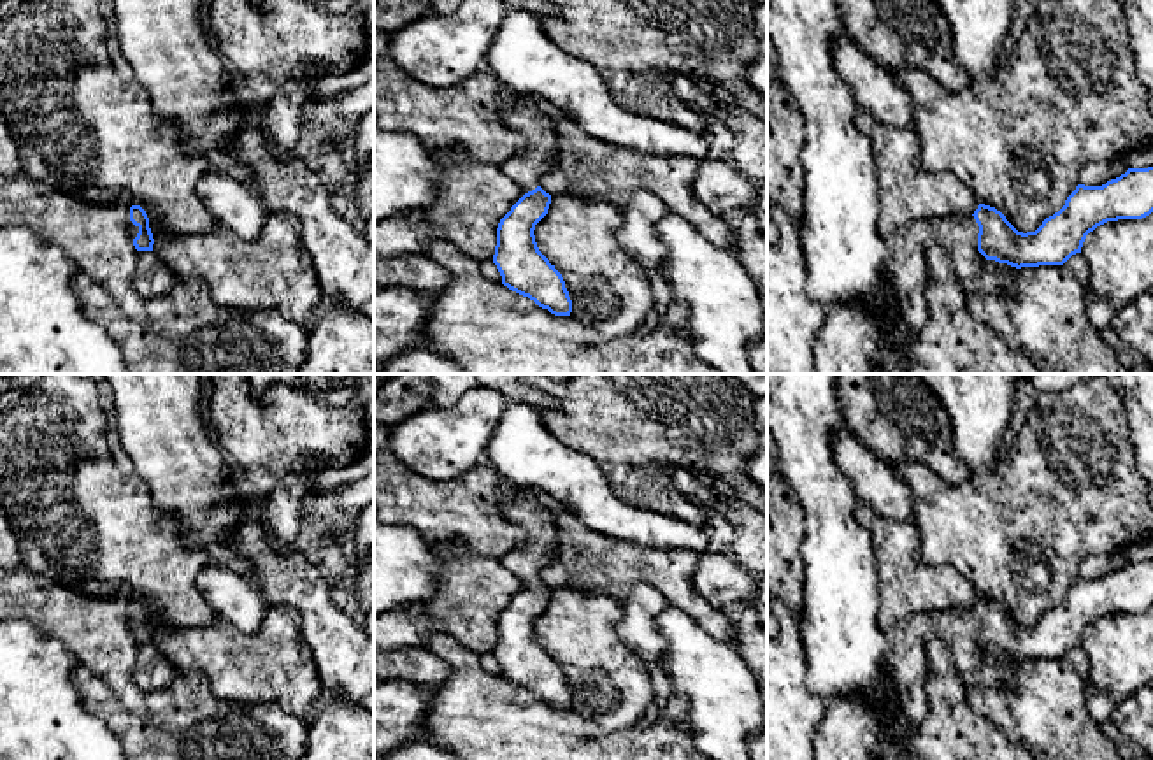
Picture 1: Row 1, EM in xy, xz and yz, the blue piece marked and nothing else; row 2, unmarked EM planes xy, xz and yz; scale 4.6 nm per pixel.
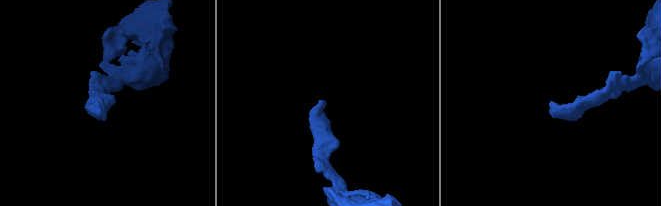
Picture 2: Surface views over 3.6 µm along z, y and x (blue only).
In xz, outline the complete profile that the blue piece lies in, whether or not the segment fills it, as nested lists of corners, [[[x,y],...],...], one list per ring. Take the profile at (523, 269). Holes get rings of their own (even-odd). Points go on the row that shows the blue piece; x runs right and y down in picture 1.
[[[504,86],[497,91],[502,123],[537,144],[500,163],[525,195],[500,219],[493,263],[502,284],[528,297],[555,316],[570,316],[572,300],[562,274],[539,251],[535,225],[548,214],[551,195],[541,188],[541,177],[555,165],[548,142],[555,135],[551,119],[534,104],[521,104]]]

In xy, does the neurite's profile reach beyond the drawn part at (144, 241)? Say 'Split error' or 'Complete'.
Split error

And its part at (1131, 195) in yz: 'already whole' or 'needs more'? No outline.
needs more

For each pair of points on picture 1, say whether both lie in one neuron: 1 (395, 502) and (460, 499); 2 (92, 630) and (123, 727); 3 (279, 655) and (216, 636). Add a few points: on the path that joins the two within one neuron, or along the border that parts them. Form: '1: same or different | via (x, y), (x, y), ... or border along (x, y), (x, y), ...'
1: same | via (411, 502), (444, 502)
2: different | border along (81, 662), (130, 711), (146, 713)
3: same | via (264, 655), (236, 655), (232, 652)

